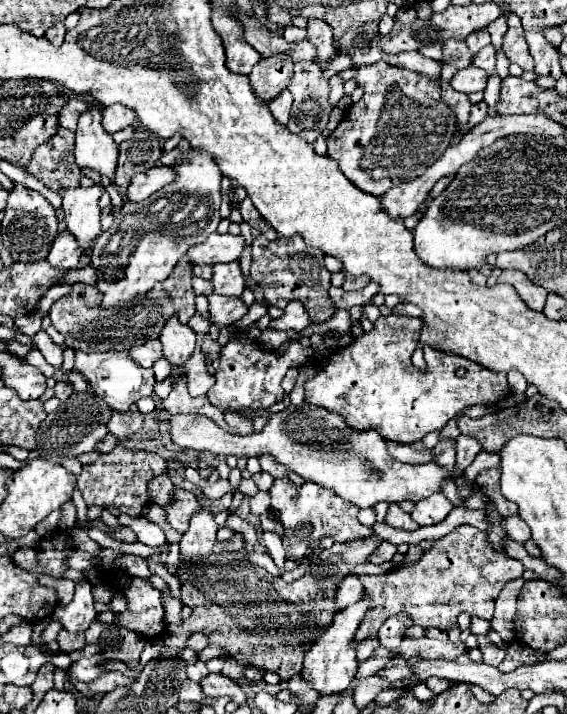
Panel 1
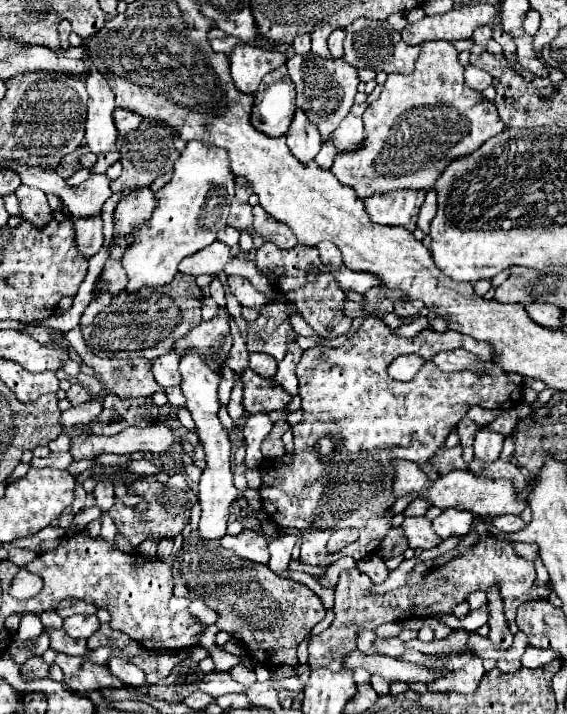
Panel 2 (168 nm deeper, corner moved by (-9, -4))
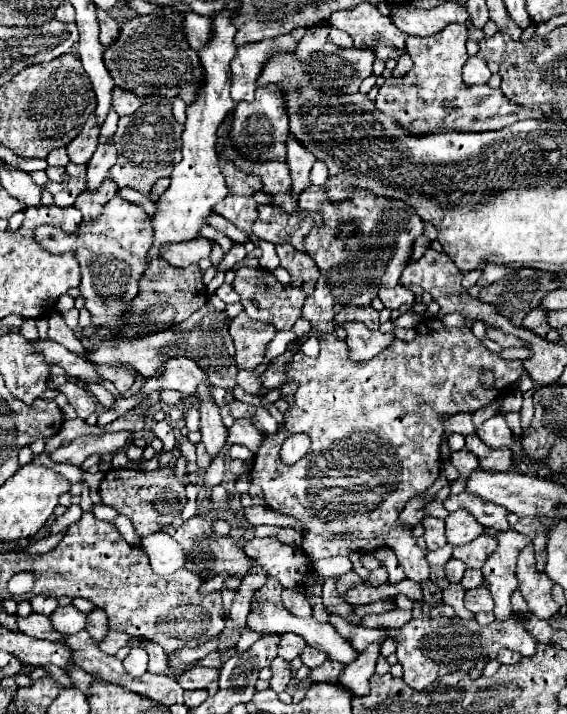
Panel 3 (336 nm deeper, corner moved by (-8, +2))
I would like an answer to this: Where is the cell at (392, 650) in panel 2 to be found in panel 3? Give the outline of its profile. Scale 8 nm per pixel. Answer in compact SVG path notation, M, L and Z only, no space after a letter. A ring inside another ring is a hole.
M330 615L330 623L336 627L336 631L356 649L356 651L364 651L370 643L380 641L384 637L384 631L380 629L366 629L362 625L352 625L344 619L340 619L340 615Z

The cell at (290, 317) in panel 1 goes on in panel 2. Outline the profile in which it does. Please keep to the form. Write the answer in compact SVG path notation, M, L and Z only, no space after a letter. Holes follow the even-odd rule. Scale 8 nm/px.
M283 301L267 303L259 319L249 323L247 351L261 351L277 361L281 361L287 353L287 345L295 341L297 331L291 325L291 315Z

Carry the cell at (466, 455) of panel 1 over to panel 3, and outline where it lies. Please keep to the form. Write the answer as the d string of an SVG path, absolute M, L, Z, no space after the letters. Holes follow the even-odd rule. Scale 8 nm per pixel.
M494 415L488 421L484 421L476 433L488 447L510 447L512 445L512 431L504 421L504 415Z

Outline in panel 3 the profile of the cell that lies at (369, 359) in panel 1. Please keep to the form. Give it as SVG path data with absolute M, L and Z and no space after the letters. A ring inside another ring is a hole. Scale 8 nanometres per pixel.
M426 317L426 319L420 321L420 325L416 327L416 339L414 339L414 341L406 343L406 341L394 339L394 343L392 343L386 351L382 351L380 355L376 355L374 359L370 359L370 361L366 361L366 363L350 363L346 341L340 341L338 335L336 335L336 331L332 331L332 333L316 333L316 337L318 337L318 341L320 341L320 355L318 355L316 359L306 357L306 355L298 349L298 343L290 343L288 349L286 349L280 357L276 357L276 359L268 365L268 369L264 371L264 375L260 377L262 385L268 387L268 389L276 389L276 387L280 387L280 385L284 385L284 383L288 383L288 381L294 381L294 383L298 385L298 389L296 389L296 393L294 393L294 403L292 403L292 405L286 409L286 413L284 413L282 425L278 427L278 431L276 431L274 435L264 435L262 445L260 445L258 453L254 455L254 467L252 467L252 471L250 471L252 483L258 485L258 487L264 491L264 499L266 499L266 505L268 505L270 509L280 511L280 513L286 513L286 515L292 515L292 517L296 517L298 521L302 519L302 523L304 523L304 527L306 527L306 535L304 535L304 541L302 541L302 549L306 551L306 555L310 555L312 561L316 561L316 559L320 559L320 557L350 555L350 553L354 553L354 551L368 553L368 551L374 551L374 549L380 549L380 547L386 547L386 545L388 545L388 547L394 549L394 553L396 553L396 557L398 557L398 561L400 561L400 565L402 565L402 569L404 569L404 573L406 573L406 577L412 579L412 581L416 581L416 583L422 583L422 581L428 579L428 573L430 573L430 567L428 567L428 561L426 561L426 551L422 551L422 549L416 545L416 537L412 537L412 525L402 523L398 517L400 517L404 505L408 503L408 499L412 499L412 497L418 495L418 493L424 493L428 487L434 485L434 481L436 481L438 475L440 475L440 469L442 469L442 463L440 463L440 437L442 437L442 433L444 433L444 421L446 421L448 417L456 415L456 413L466 413L466 411L474 413L476 409L486 407L490 401L494 401L498 395L502 395L506 389L510 389L510 387L518 381L518 377L520 377L520 373L524 371L524 367L522 367L520 361L504 361L504 359L500 359L500 357L498 357L496 353L492 353L468 327L462 327L462 329L458 329L458 327L444 327L442 321L440 321L440 319L434 319L434 317ZM486 369L490 369L490 371L494 373L494 377L496 377L496 385L498 385L496 389L484 389L484 387L482 387L482 383L480 383L480 371L486 371ZM294 433L306 433L306 435L310 437L312 445L310 445L310 449L308 449L308 453L306 453L296 465L284 465L284 463L280 461L278 451L280 451L280 445L284 443L284 439L288 439L288 437L294 435ZM334 535L350 535L350 537L352 537L352 543L348 543L348 539L344 539L344 541L342 541L342 547L344 547L344 549L342 549L342 551L336 551L336 549L332 549L332 545L334 545L334 543L332 543L332 537L334 537Z

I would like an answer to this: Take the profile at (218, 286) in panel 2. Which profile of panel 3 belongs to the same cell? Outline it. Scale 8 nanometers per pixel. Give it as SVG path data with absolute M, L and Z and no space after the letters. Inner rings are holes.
M224 283L218 291L216 291L216 295L224 301L224 303L238 303L240 301L240 295L232 289L232 285L228 285L228 283Z

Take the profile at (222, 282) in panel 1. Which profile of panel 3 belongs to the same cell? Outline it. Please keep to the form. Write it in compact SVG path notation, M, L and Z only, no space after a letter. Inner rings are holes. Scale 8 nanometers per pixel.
M240 269L236 271L236 279L232 283L234 291L242 297L242 307L244 311L250 315L250 319L262 321L262 323L270 323L276 327L276 331L288 331L294 327L296 319L300 319L302 315L302 307L306 301L306 293L298 287L292 285L282 285L276 281L276 277L272 275L272 271L264 271L264 269Z

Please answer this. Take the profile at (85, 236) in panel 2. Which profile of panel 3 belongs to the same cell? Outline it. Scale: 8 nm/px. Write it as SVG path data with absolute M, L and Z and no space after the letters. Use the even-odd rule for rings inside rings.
M106 177L98 191L82 191L74 205L82 211L84 219L94 219L100 215L102 207L110 201L110 197L116 195L116 191L118 191L118 185L110 177Z

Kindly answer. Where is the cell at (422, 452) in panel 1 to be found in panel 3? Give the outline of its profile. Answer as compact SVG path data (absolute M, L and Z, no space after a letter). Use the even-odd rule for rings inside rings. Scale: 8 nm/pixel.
M466 449L452 453L452 457L450 457L450 463L452 463L452 465L458 469L458 471L460 471L460 475L462 475L462 477L470 475L472 471L476 471L476 469L480 467L480 463L478 463L478 457L476 457L474 453L468 453Z

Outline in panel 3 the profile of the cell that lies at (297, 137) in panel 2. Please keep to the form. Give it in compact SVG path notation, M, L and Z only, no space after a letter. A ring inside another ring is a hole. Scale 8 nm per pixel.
M288 139L288 169L290 169L290 177L292 177L292 195L300 195L302 189L306 189L310 185L310 169L314 165L314 155L302 147L296 139Z

